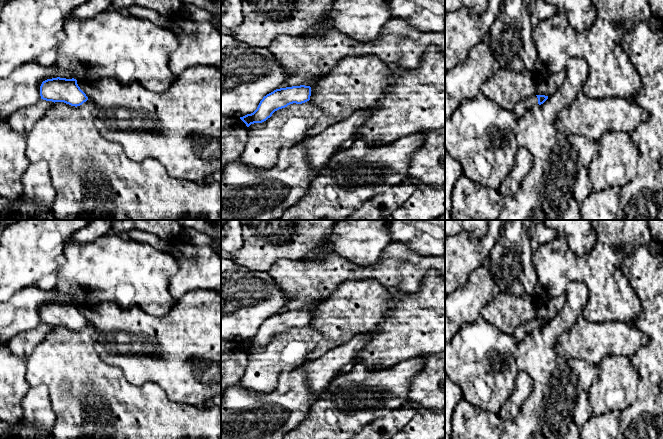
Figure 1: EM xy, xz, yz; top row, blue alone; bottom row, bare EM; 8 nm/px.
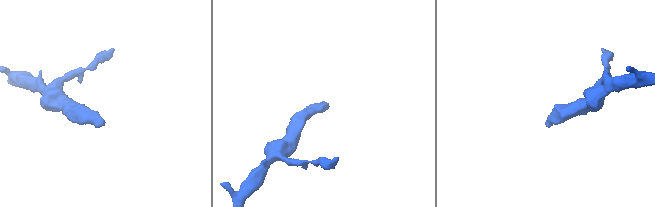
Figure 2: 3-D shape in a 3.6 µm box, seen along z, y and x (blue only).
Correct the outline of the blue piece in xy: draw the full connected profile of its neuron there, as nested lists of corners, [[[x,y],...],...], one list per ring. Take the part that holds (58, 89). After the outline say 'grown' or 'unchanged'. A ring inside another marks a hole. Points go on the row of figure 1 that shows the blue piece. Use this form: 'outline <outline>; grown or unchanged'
outline [[[57,77],[43,81],[40,86],[40,96],[41,99],[46,101],[64,102],[75,107],[88,100],[74,78]]]; unchanged

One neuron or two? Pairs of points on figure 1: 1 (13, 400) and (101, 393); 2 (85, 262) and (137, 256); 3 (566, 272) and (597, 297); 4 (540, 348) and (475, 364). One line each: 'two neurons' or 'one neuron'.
1: two neurons
2: one neuron
3: one neuron
4: two neurons

